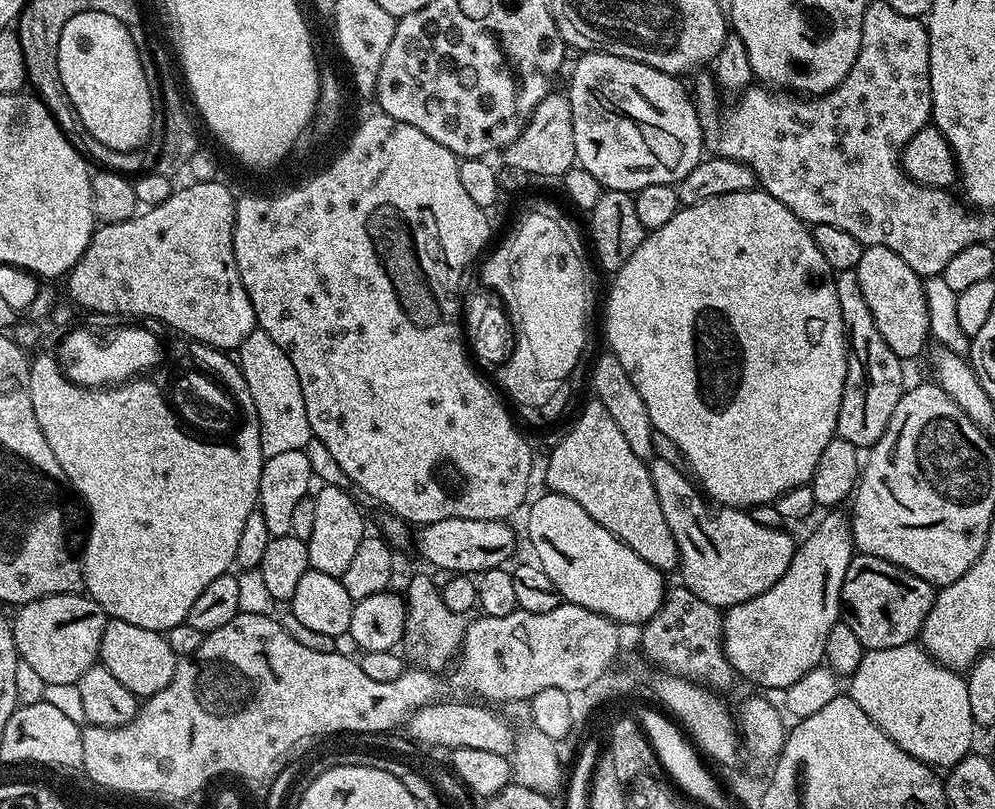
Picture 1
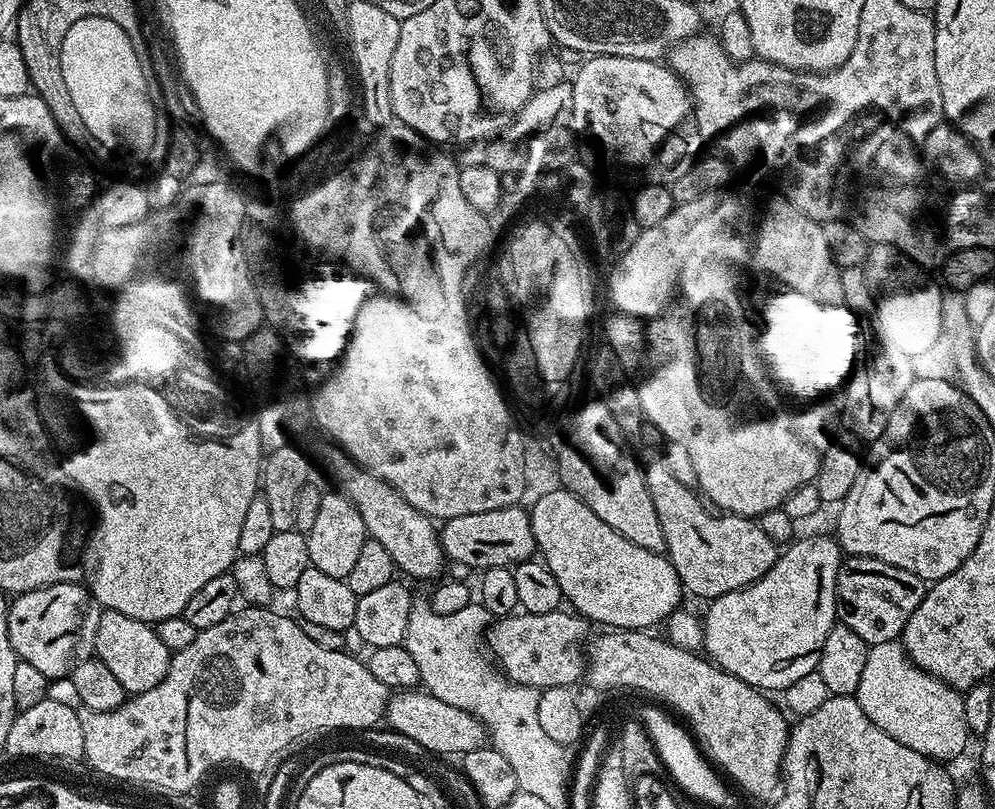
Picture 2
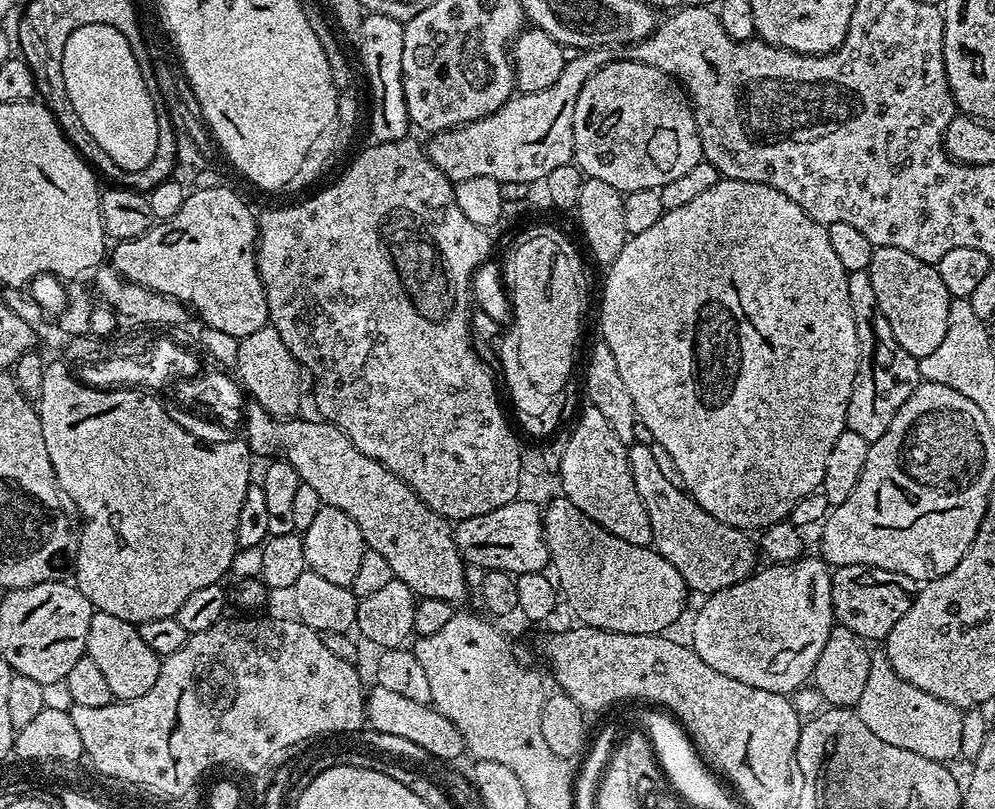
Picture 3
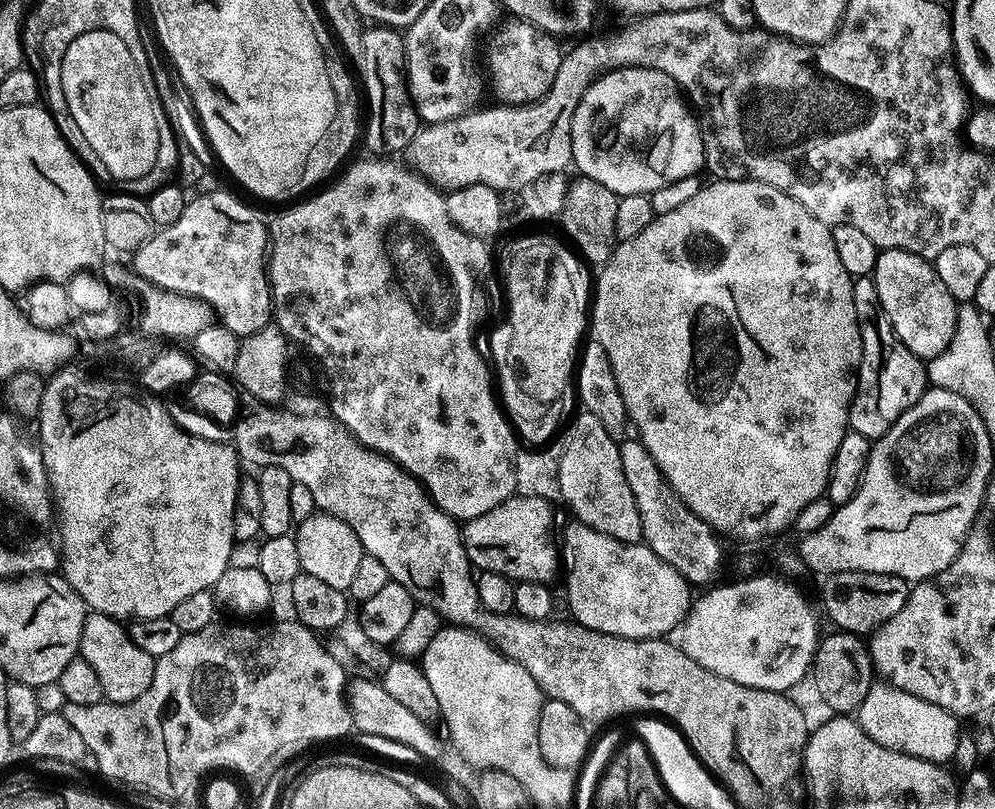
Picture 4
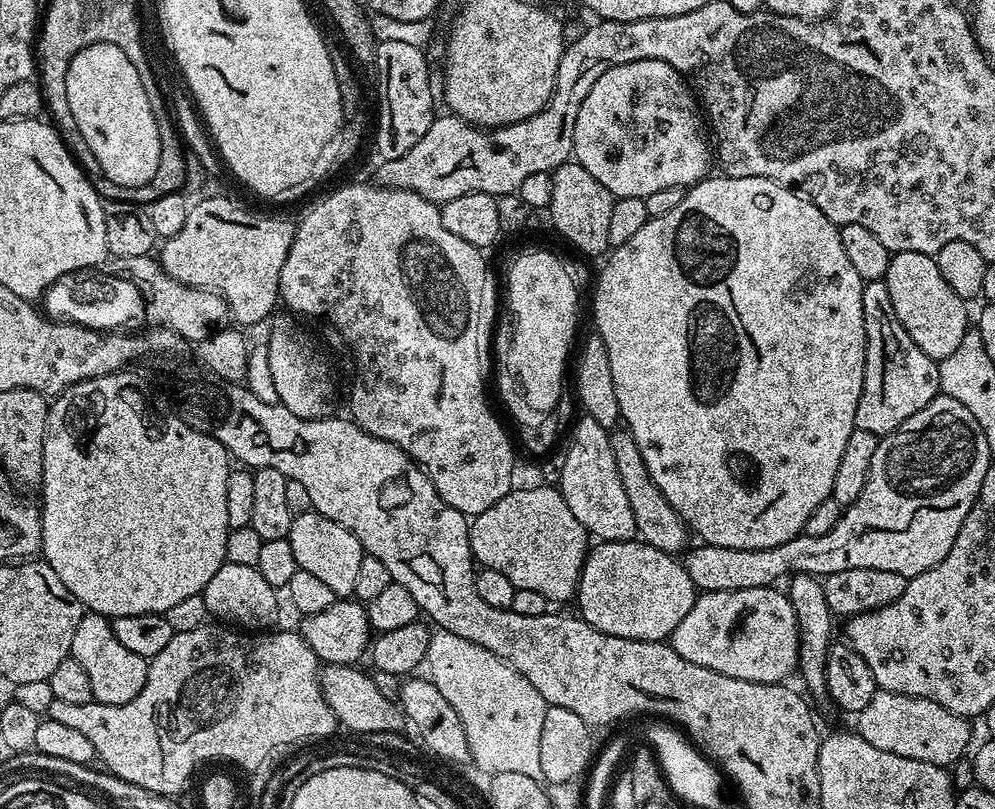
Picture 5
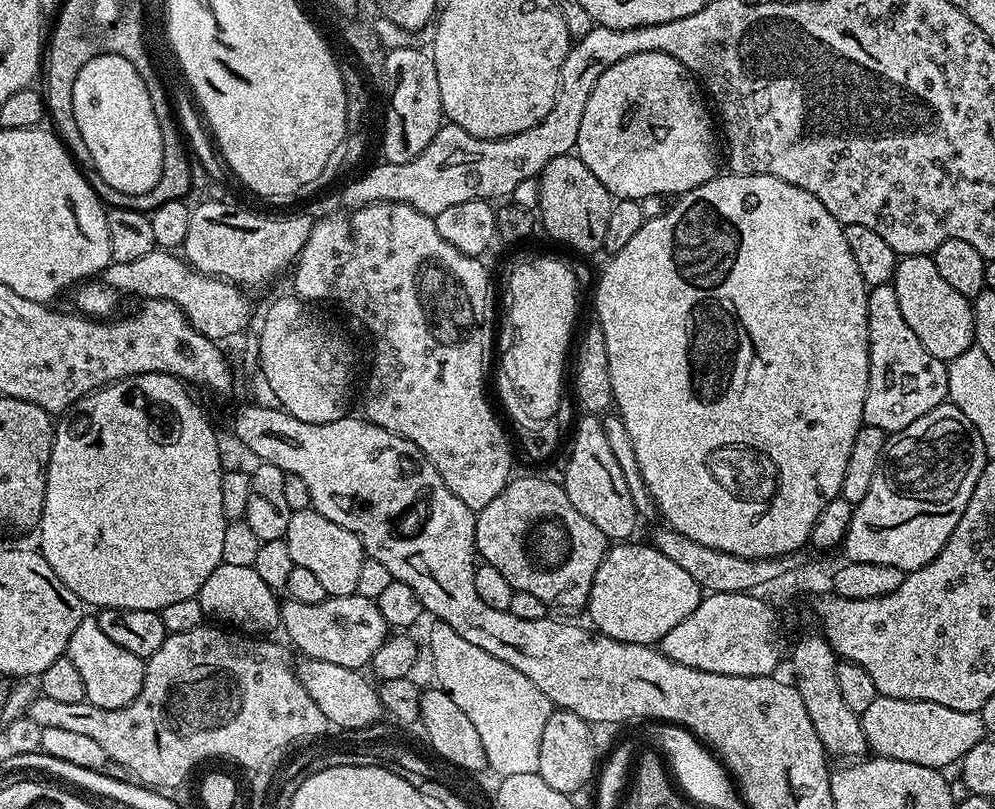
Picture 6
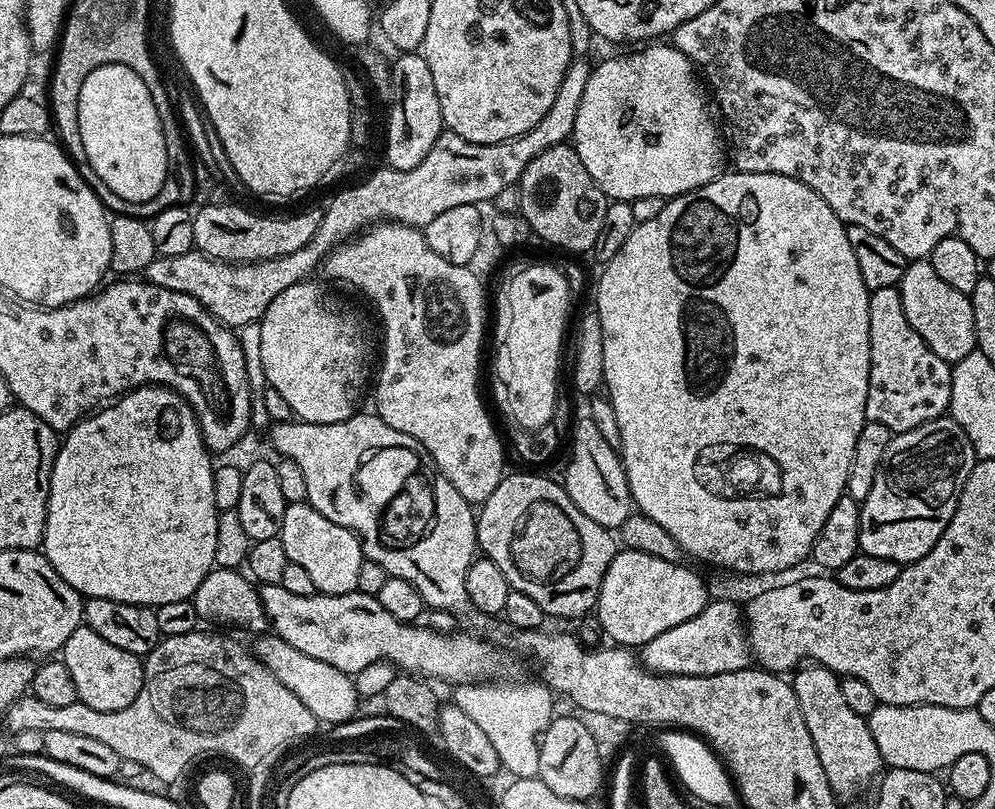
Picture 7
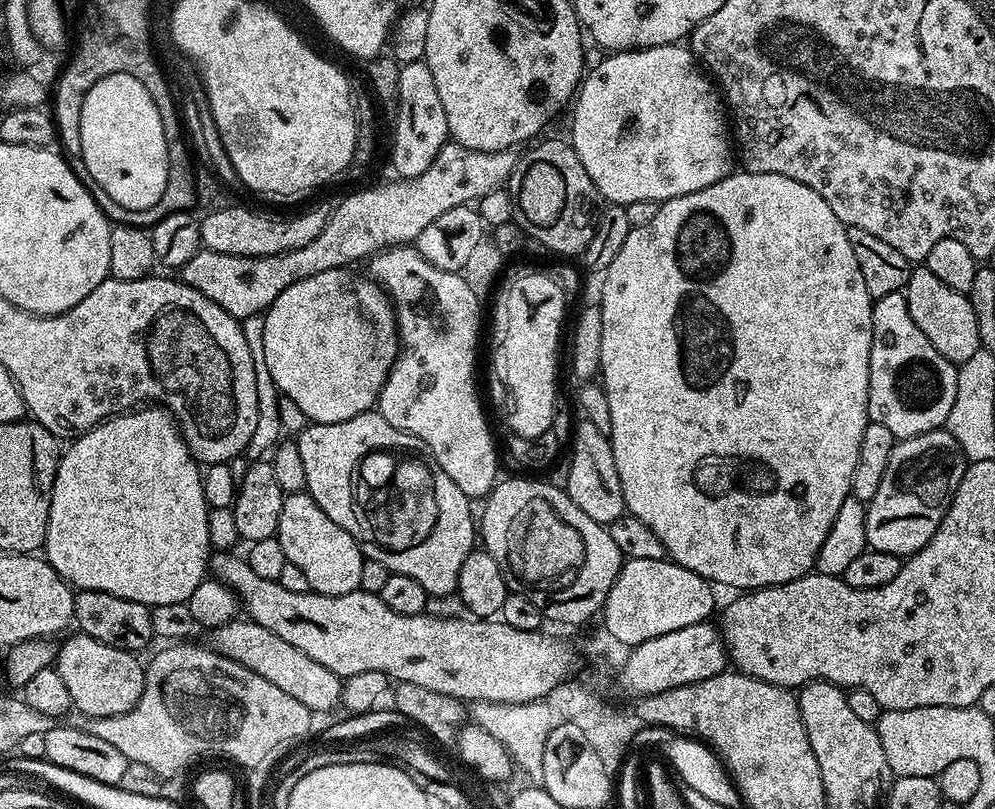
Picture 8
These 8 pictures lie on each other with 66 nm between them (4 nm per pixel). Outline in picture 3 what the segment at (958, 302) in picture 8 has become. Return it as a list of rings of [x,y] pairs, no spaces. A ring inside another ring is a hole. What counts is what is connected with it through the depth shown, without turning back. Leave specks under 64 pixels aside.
[[[886,246],[873,251],[867,271],[870,274],[870,282],[874,282],[878,306],[886,322],[890,322],[890,330],[894,330],[898,346],[902,346],[902,350],[917,358],[934,354],[942,338],[946,338],[953,301],[946,286],[942,286],[942,278],[936,265],[922,262],[922,258],[906,254],[906,250]]]

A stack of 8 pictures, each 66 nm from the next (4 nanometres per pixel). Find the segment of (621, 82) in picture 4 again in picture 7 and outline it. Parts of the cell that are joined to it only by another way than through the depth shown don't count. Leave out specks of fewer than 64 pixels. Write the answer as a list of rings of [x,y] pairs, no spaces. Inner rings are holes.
[[[664,42],[593,67],[586,90],[582,90],[582,102],[578,102],[578,118],[574,118],[570,140],[578,158],[582,158],[582,166],[590,170],[590,178],[605,196],[629,202],[647,196],[671,198],[706,186],[721,175],[724,160],[726,164],[726,140],[720,137],[716,120],[713,101],[692,61]]]

